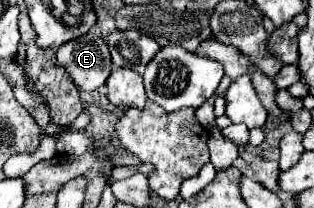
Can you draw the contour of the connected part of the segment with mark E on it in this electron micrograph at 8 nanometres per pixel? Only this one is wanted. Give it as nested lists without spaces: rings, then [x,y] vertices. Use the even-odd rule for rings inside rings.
[[[87,32],[59,48],[57,62],[67,70],[75,86],[85,92],[101,88],[113,70],[109,48],[95,32]]]

